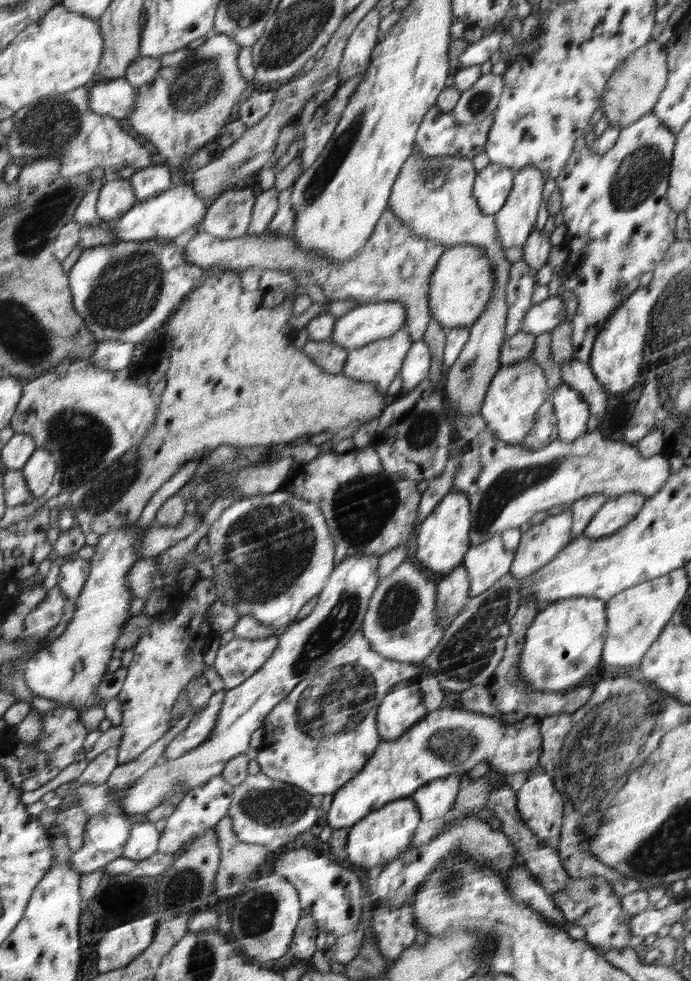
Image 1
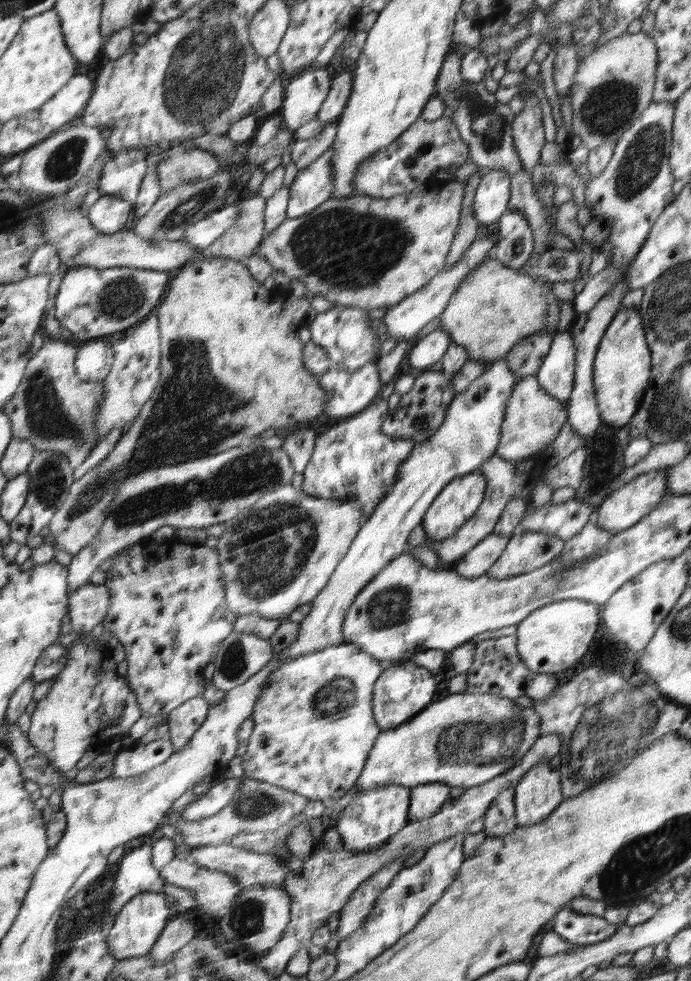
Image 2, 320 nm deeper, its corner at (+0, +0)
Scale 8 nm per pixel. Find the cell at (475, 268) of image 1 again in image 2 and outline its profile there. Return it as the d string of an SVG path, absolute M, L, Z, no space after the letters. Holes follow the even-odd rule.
M489 254L463 280L440 317L440 327L448 331L453 344L463 346L467 350L469 360L485 360L485 362L494 363L499 359L504 359L515 345L527 336L540 332L549 334L550 328L556 328L558 318L560 318L560 308L556 304L556 296L550 284L544 284L544 281L537 281L520 270L507 267Z

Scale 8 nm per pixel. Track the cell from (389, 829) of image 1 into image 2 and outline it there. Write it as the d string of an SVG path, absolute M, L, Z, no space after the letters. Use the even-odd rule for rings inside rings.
M382 786L356 794L350 804L339 813L335 829L340 833L346 850L369 852L380 849L393 834L404 829L410 820L411 789L406 786Z

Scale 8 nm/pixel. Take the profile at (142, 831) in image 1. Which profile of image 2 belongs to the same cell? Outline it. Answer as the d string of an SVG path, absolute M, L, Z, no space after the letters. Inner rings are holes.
M154 845L137 847L122 858L122 870L118 874L109 906L112 916L117 918L135 896L152 890L152 886L162 882L161 870L154 866Z

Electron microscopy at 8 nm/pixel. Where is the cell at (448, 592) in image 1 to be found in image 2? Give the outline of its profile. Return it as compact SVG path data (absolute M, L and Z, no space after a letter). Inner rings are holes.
M492 532L484 537L480 544L476 545L469 553L466 553L460 561L457 561L454 568L463 577L479 577L498 560L508 541L509 538L506 535Z

